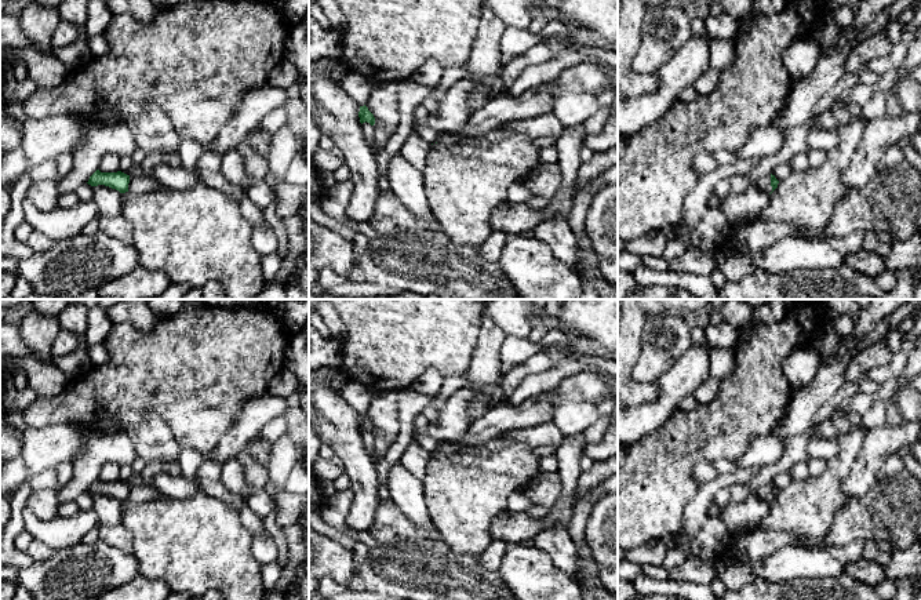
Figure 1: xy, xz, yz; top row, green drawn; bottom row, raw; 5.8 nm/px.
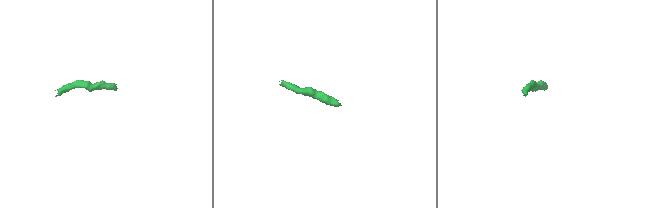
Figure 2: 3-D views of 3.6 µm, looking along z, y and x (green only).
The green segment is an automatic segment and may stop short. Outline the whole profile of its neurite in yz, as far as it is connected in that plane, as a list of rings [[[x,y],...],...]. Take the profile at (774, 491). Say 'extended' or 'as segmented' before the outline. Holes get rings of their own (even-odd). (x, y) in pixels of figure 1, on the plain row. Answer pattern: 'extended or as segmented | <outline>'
extended | [[[771,483],[760,487],[756,497],[771,502],[778,497],[778,492],[779,490],[775,487],[775,484]]]

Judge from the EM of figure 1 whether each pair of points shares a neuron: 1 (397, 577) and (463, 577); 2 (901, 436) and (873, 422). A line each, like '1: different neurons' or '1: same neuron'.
1: same neuron
2: different neurons

